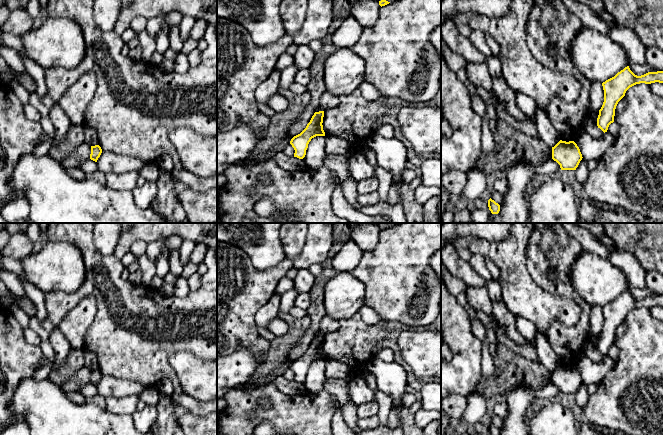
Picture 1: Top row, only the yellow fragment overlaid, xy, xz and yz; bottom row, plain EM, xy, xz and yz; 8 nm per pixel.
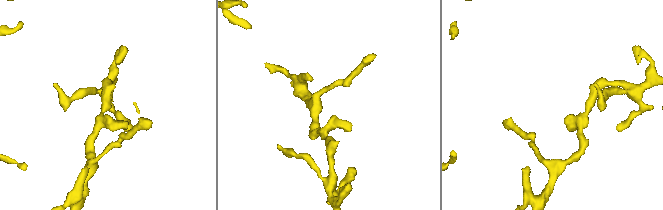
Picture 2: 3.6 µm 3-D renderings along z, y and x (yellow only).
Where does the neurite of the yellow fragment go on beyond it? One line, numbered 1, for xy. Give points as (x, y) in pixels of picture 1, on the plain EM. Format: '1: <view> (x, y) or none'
1: none

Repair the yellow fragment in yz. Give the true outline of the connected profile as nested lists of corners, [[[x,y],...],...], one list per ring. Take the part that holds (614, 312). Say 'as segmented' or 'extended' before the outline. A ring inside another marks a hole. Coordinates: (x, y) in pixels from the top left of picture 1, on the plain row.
as segmented; [[[629,290],[603,306],[604,326],[597,342],[598,352],[604,357],[607,356],[609,349],[614,346],[618,326],[625,320],[630,311],[640,307],[651,308],[655,306],[663,307],[663,295],[648,296],[637,300],[630,294]]]

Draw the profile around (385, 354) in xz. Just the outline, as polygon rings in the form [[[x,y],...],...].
[[[383,348],[376,354],[376,357],[383,361],[393,361],[394,352],[389,348]]]

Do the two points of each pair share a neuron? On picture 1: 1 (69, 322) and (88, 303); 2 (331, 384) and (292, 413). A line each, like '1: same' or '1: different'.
1: same
2: different

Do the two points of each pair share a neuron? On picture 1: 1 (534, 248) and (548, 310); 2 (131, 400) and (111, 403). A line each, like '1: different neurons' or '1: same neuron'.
1: different neurons
2: same neuron

